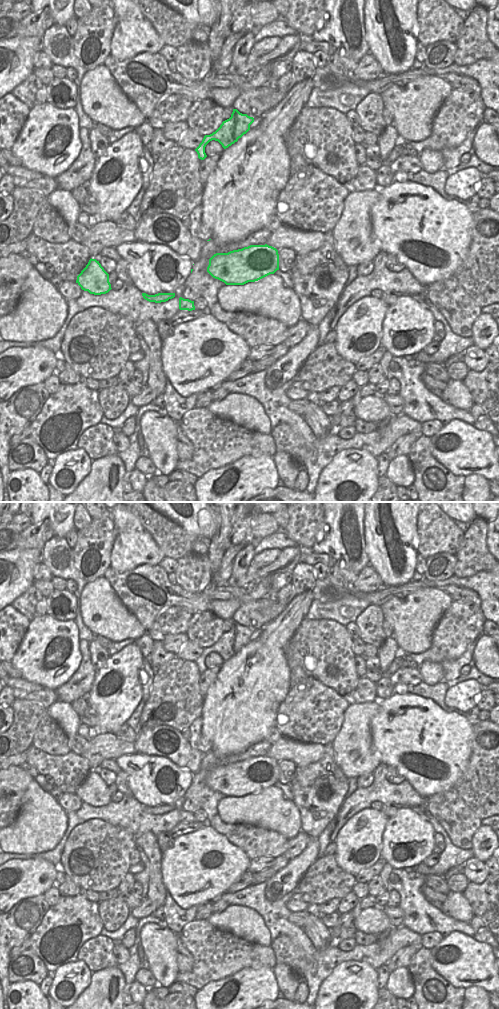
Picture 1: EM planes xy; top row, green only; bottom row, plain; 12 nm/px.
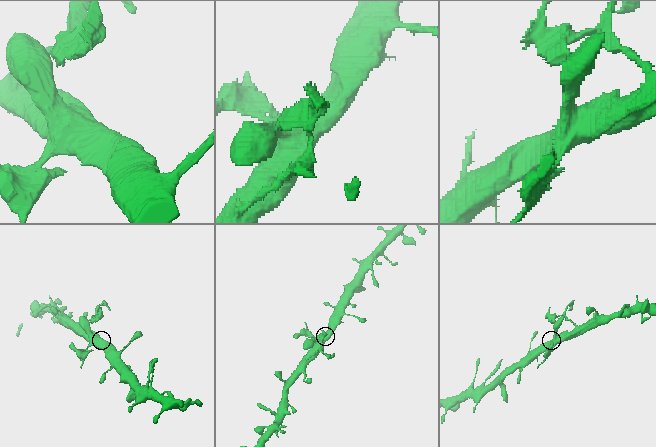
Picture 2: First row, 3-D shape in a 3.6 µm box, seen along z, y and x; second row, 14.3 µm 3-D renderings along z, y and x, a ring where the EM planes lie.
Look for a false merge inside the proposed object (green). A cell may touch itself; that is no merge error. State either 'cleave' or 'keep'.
cleave

